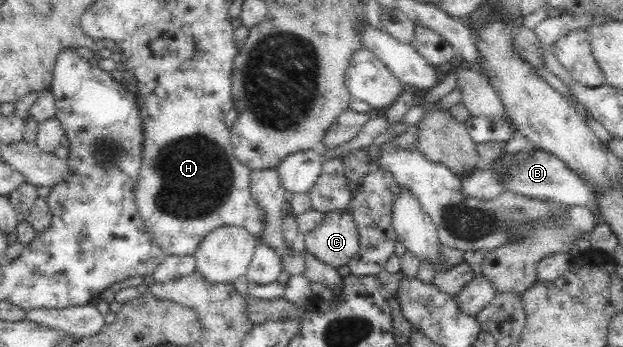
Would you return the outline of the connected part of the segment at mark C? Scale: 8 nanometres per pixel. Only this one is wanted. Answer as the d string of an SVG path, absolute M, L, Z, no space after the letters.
M352 209L325 212L325 219L304 237L305 250L323 263L338 268L358 252L359 231Z

